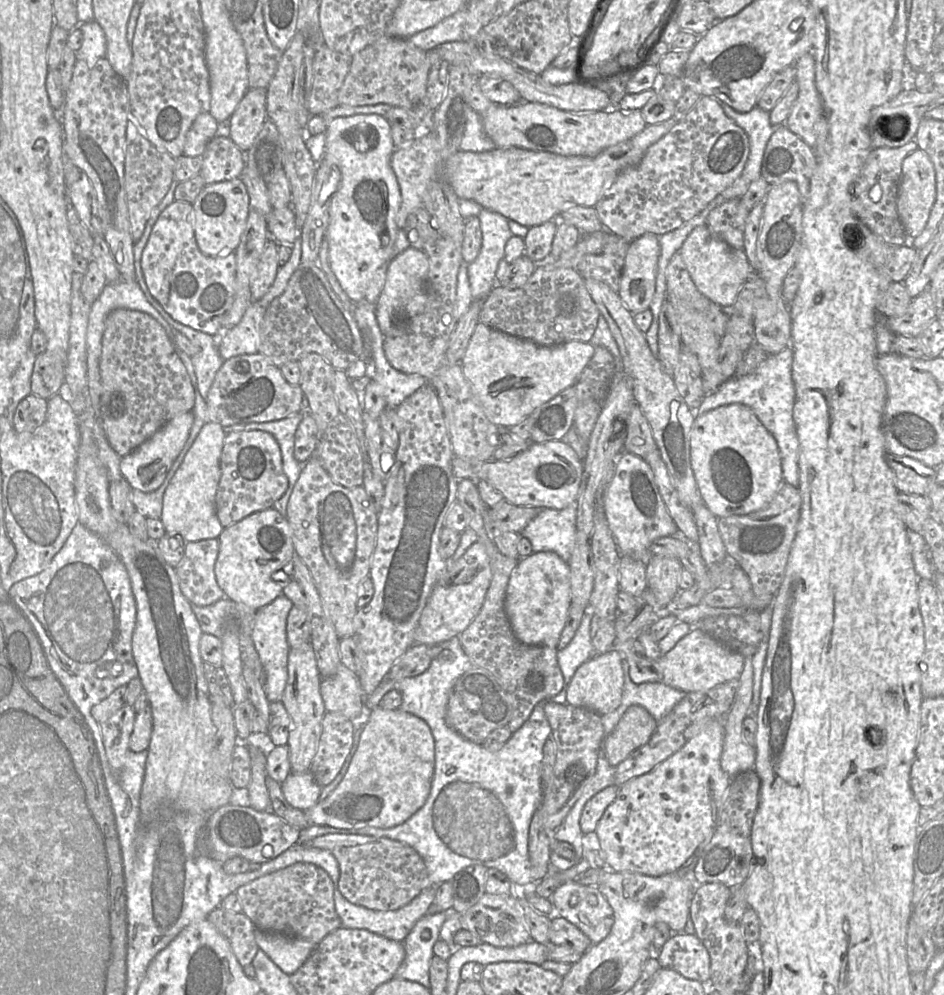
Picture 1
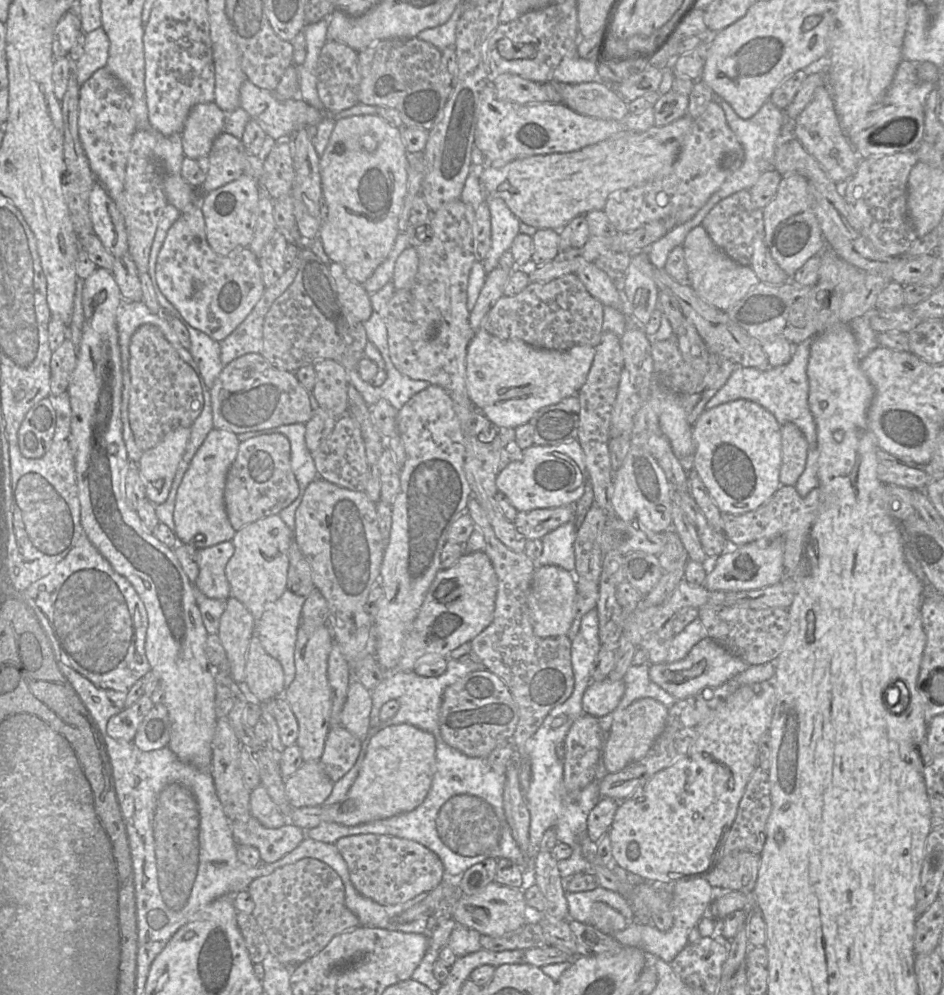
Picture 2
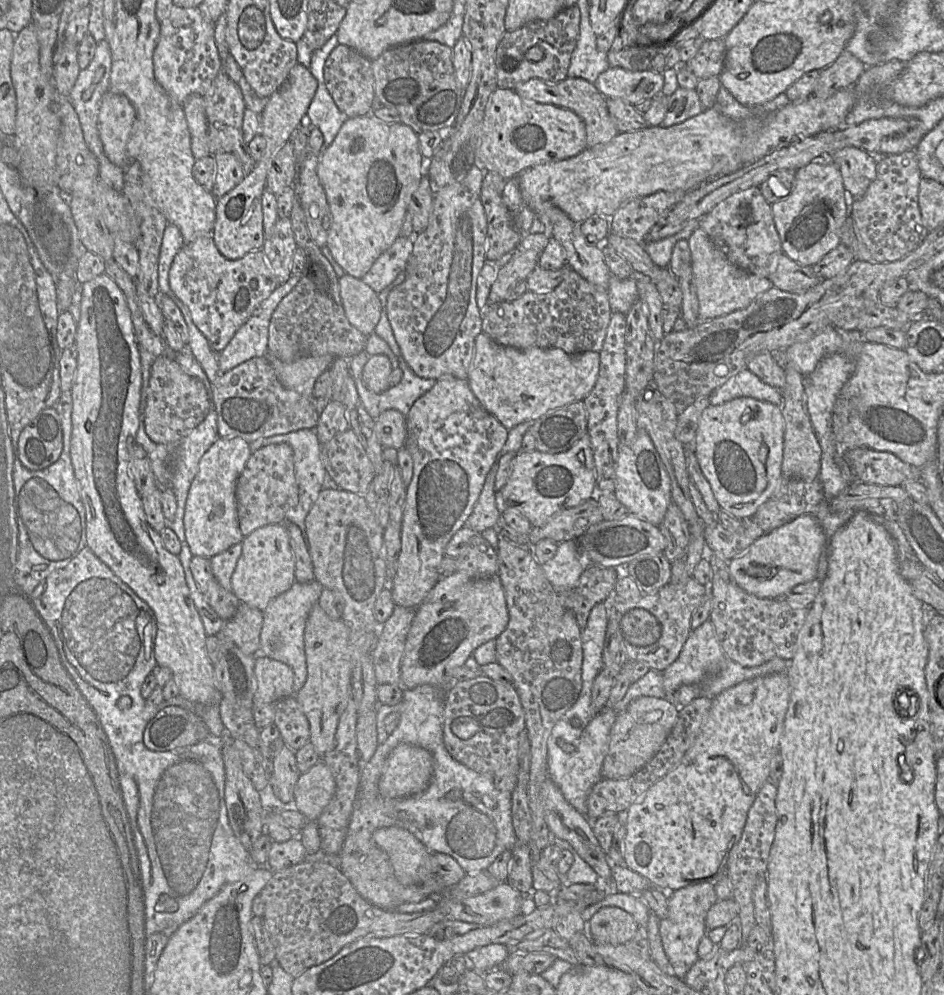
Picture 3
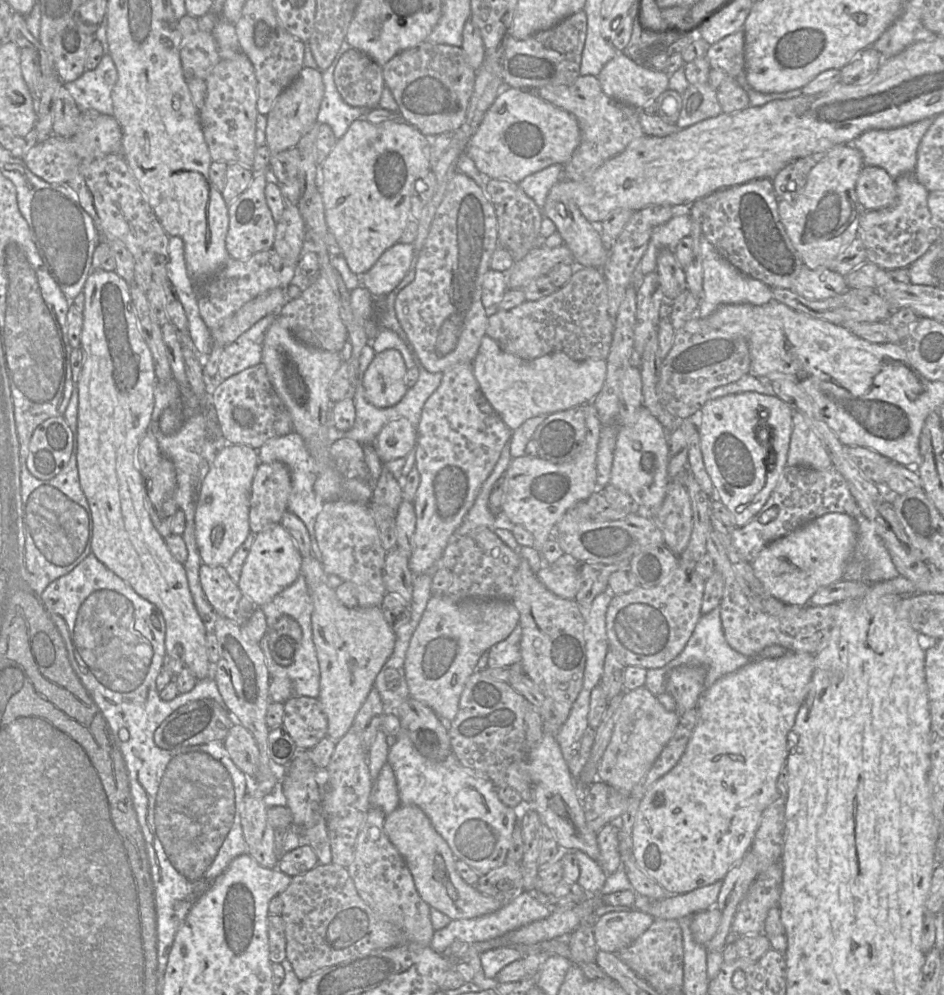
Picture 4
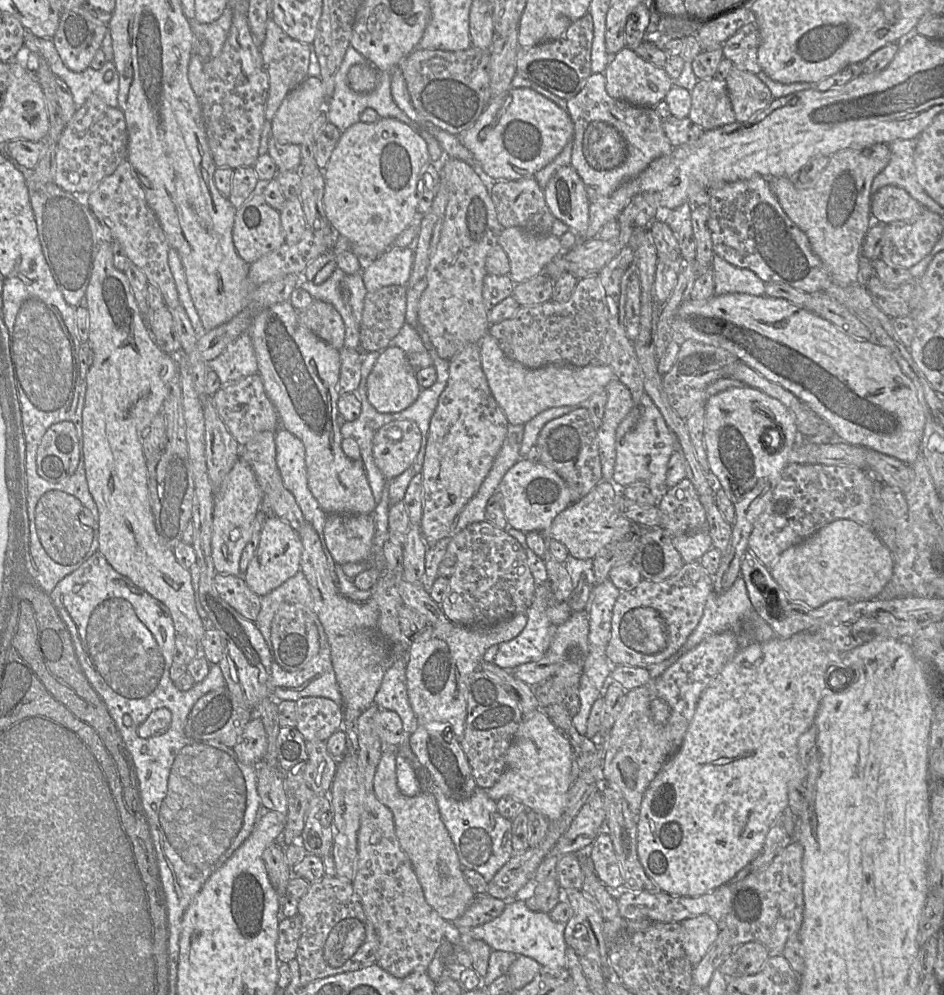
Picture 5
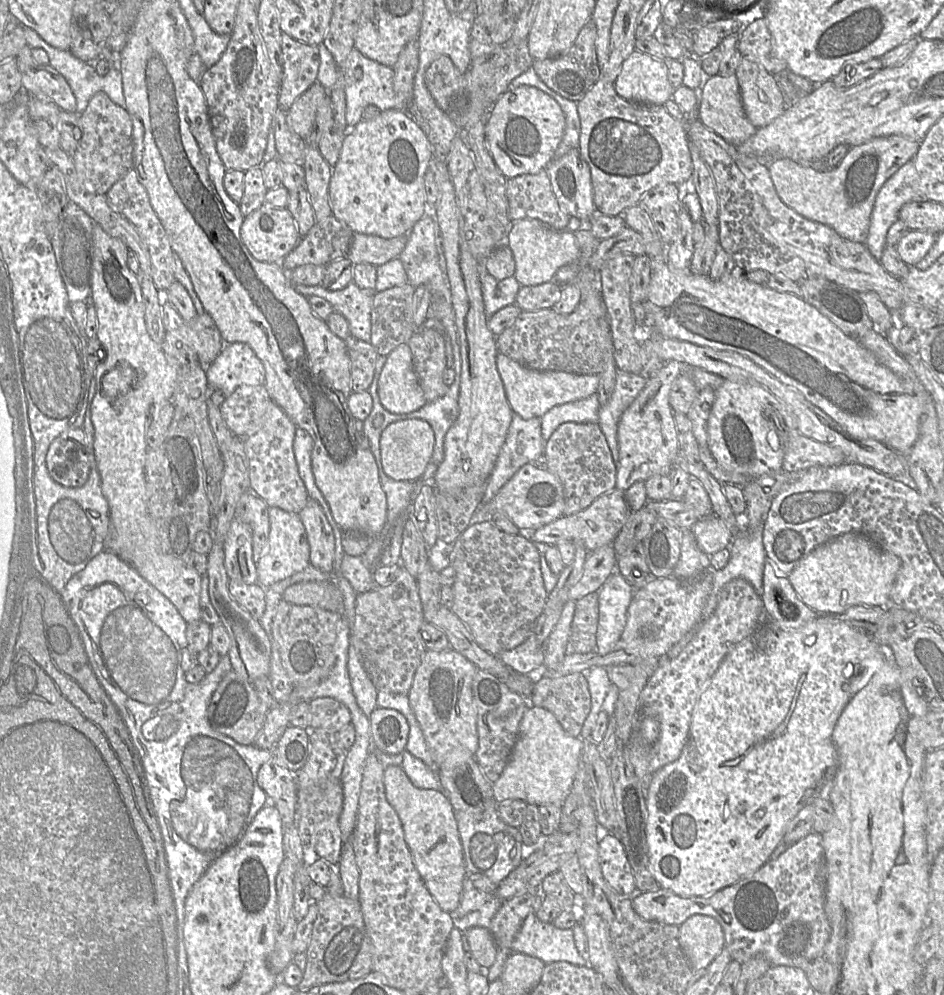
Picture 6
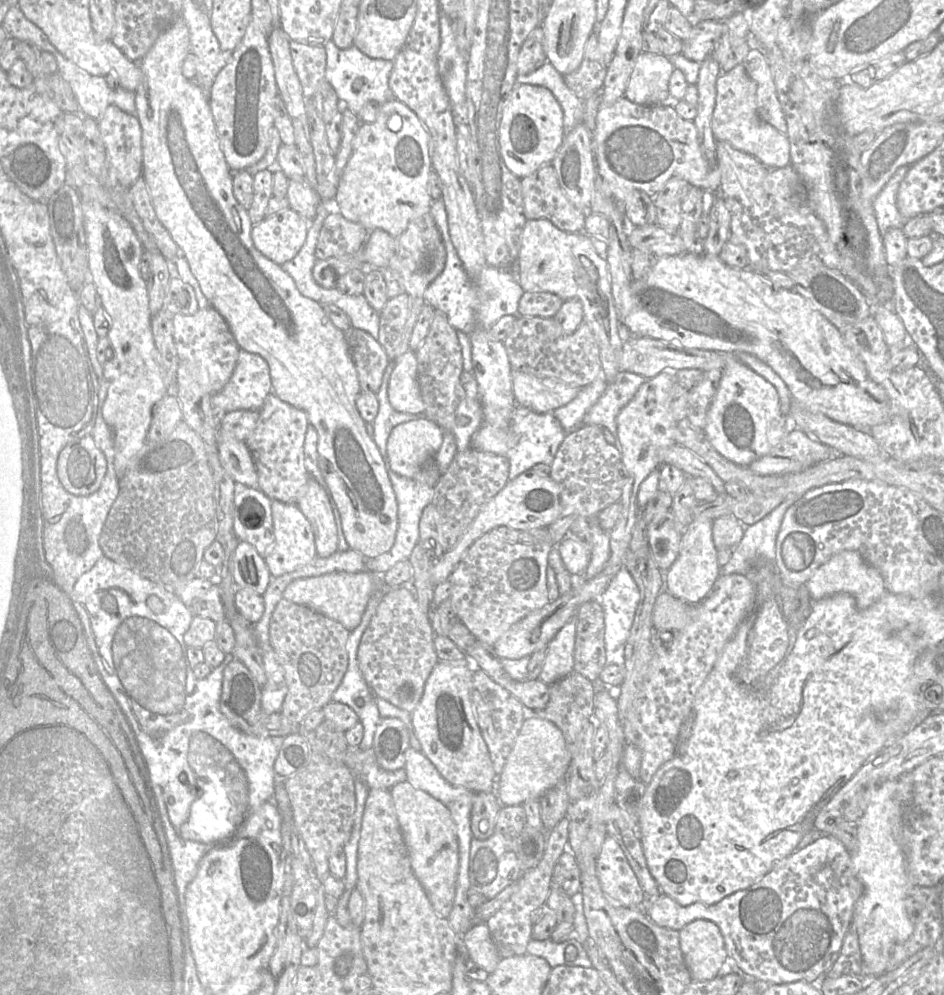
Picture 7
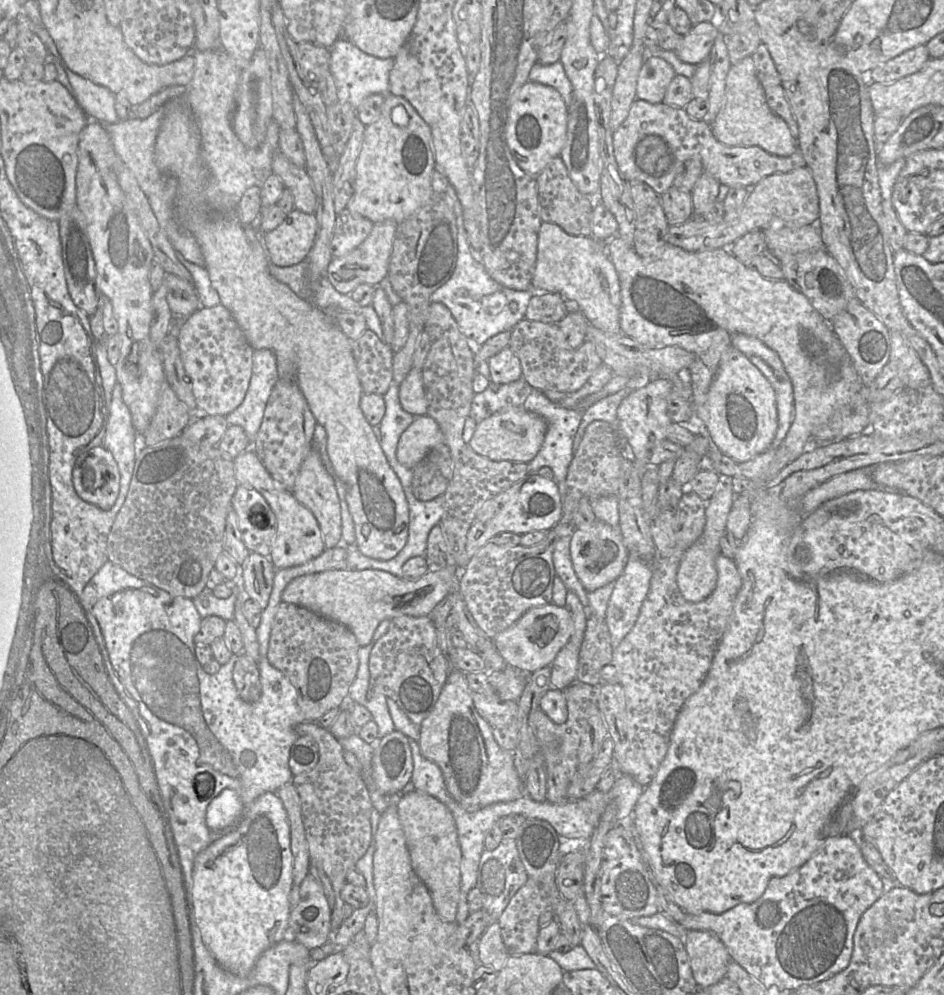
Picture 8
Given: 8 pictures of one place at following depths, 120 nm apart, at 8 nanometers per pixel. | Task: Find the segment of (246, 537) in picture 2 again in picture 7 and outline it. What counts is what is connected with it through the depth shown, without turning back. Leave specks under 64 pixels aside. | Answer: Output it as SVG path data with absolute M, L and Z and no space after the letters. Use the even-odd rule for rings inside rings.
M271 500L271 509L275 538L264 560L271 576L278 577L307 565L317 554L312 526L297 504Z

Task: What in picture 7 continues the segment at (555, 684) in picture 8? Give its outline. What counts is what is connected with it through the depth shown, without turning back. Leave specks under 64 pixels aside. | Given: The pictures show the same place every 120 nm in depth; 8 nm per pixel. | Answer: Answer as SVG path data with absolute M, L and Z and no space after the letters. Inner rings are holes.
M568 621L546 647L546 656L538 677L551 685L574 672L575 621Z

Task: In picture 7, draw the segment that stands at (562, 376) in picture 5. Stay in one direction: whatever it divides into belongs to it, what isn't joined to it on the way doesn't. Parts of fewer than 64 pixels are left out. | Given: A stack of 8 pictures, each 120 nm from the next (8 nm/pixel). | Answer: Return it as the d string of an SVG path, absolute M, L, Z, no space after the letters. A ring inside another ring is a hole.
M512 370L511 377L516 405L536 413L552 413L574 399L580 390L557 378L540 378L518 370Z

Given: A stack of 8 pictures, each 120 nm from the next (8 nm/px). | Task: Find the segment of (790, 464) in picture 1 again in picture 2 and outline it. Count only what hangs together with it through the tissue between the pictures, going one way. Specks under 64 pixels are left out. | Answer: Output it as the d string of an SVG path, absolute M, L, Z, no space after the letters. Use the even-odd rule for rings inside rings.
M804 341L793 346L791 360L784 365L760 370L754 367L738 366L726 383L707 402L706 409L711 409L720 404L738 399L746 399L755 402L775 416L781 426L786 423L794 423L805 435L808 442L808 456L804 472L799 477L795 488L802 497L807 496L819 485L818 471L818 446L817 429L814 417L809 408L809 381L807 376L807 364L810 356L811 341Z

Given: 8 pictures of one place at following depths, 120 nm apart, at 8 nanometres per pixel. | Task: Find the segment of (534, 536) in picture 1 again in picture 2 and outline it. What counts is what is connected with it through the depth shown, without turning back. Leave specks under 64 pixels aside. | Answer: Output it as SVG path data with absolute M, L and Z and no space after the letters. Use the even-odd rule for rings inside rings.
M569 521L541 538L542 553L536 560L537 566L553 565L574 574L575 555L573 543L576 527Z

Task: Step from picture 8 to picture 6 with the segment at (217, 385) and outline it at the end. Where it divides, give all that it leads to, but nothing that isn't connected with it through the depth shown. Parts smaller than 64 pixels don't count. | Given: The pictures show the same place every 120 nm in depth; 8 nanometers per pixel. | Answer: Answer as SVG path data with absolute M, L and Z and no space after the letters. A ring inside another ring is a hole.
M162 302L161 313L165 330L178 333L187 340L206 372L226 345L211 316L205 312L197 315L194 320L185 322L167 302Z

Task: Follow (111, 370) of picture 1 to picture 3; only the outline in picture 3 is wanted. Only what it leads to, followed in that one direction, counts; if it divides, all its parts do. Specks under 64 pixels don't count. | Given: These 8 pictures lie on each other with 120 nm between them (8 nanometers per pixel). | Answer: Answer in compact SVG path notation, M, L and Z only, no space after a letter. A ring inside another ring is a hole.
M167 356L157 357L151 365L146 408L143 412L143 422L146 434L156 444L171 443L185 437L193 430L208 414L211 408L211 399L203 383L189 374L182 367Z

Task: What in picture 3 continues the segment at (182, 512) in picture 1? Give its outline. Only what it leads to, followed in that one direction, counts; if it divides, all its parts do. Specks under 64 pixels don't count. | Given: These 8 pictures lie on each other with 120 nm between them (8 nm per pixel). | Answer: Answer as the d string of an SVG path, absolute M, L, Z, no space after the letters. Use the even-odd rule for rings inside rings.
M219 437L202 456L199 462L198 472L188 492L183 518L186 541L194 556L212 558L231 546L242 542L244 536L239 528L235 492L237 480L251 453L249 443L244 439L240 437Z

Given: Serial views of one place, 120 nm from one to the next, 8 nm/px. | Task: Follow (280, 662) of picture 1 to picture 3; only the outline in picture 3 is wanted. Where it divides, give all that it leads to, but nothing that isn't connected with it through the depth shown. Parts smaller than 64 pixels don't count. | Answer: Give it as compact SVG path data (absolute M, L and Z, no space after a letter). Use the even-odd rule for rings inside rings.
M313 580L308 583L294 582L284 593L275 597L263 612L263 624L260 632L258 655L280 661L292 668L294 690L300 690L307 678L307 665L304 649L304 631L307 618L324 587Z

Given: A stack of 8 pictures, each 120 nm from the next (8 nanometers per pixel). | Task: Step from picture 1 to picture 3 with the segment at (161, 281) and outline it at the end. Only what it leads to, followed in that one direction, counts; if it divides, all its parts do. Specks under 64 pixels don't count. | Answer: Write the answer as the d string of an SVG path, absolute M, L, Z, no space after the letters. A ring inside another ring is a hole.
M211 235L202 236L182 246L172 261L168 282L172 292L189 309L195 326L217 354L226 347L235 332L245 324L260 304L280 285L261 250L251 251L237 260L228 260L220 254Z

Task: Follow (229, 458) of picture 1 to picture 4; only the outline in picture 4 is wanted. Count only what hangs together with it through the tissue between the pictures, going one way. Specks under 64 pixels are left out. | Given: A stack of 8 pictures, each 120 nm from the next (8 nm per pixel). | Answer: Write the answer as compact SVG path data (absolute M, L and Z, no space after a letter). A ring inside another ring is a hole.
M279 461L258 464L251 486L251 533L258 534L266 527L281 522L288 510L290 492L291 476L285 464Z

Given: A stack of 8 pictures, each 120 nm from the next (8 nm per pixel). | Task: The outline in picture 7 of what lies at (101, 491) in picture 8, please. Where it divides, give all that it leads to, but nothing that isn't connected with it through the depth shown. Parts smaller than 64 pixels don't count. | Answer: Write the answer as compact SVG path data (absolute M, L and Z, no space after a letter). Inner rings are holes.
M88 435L68 444L57 459L57 474L63 488L76 496L97 491L107 471L107 460Z

